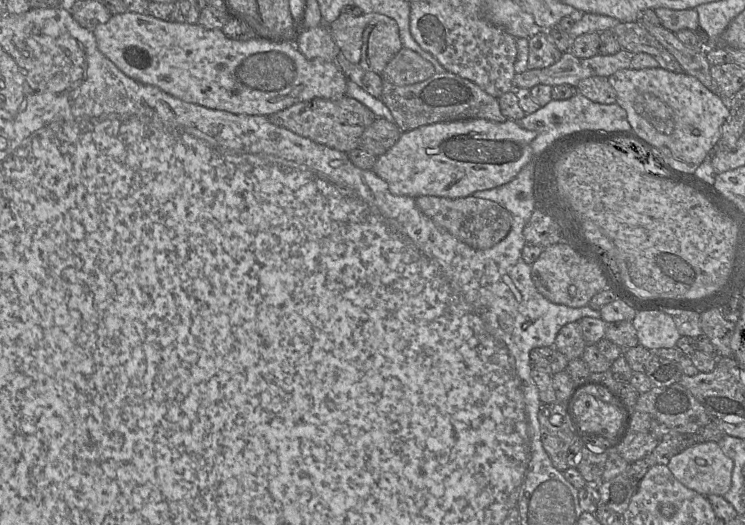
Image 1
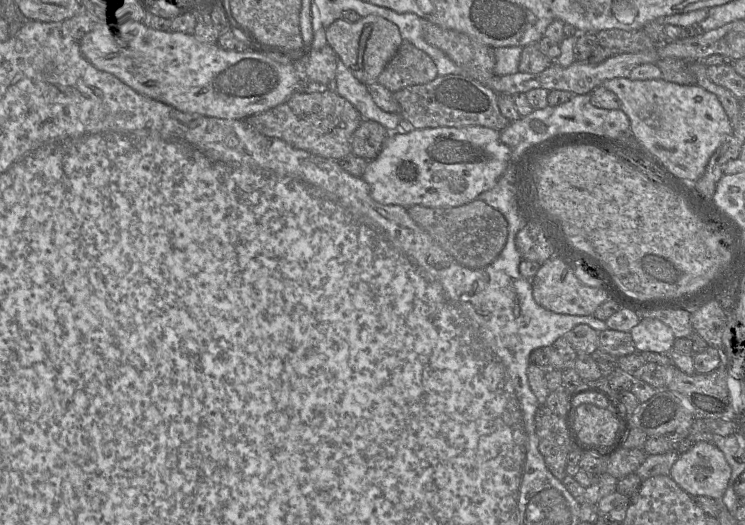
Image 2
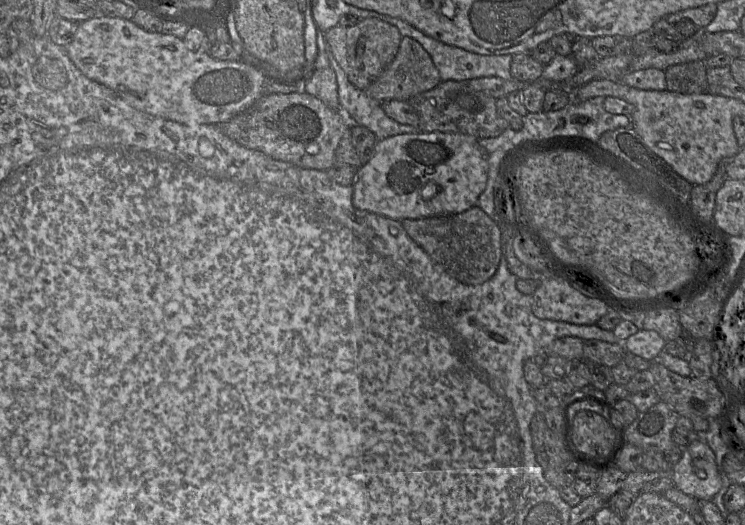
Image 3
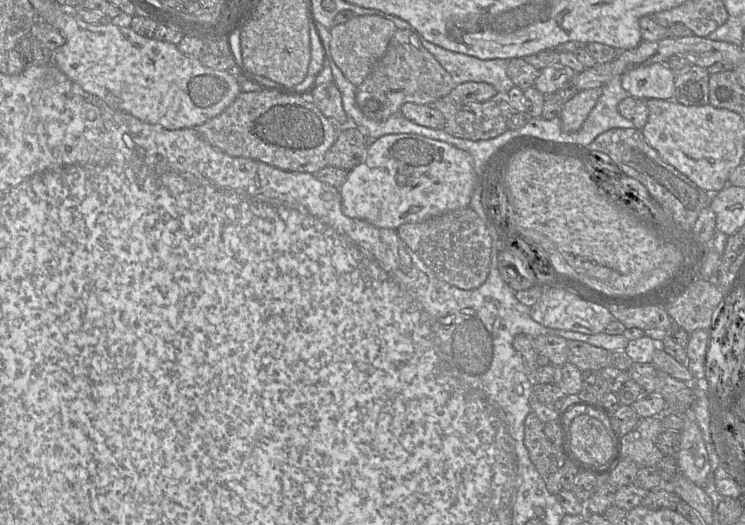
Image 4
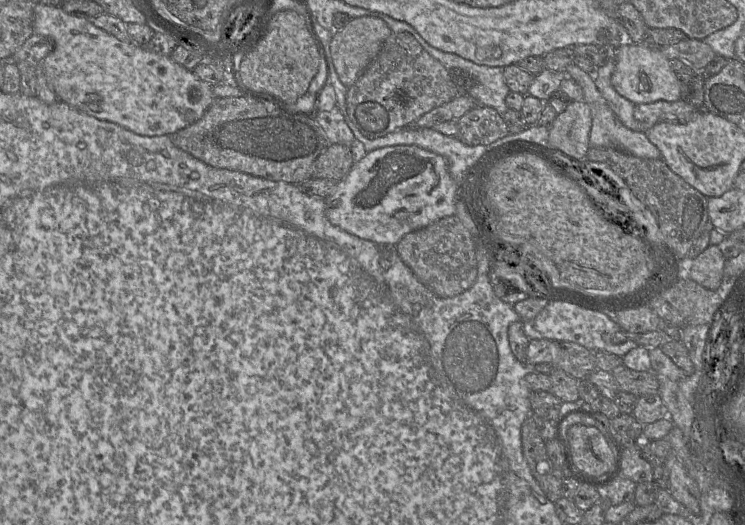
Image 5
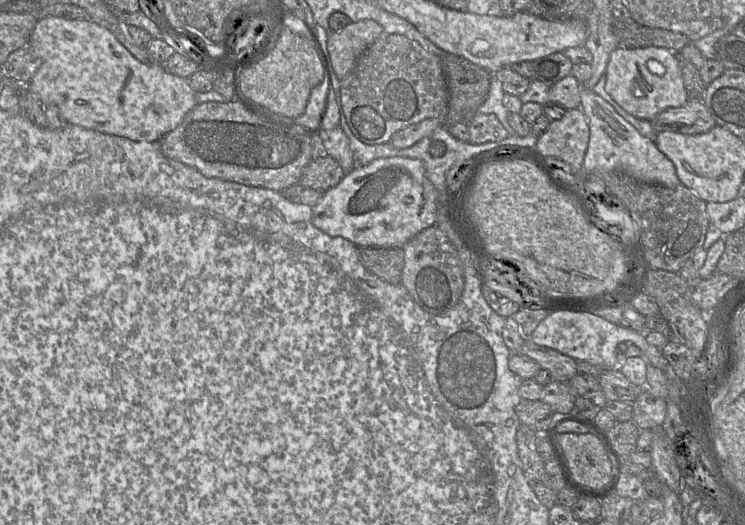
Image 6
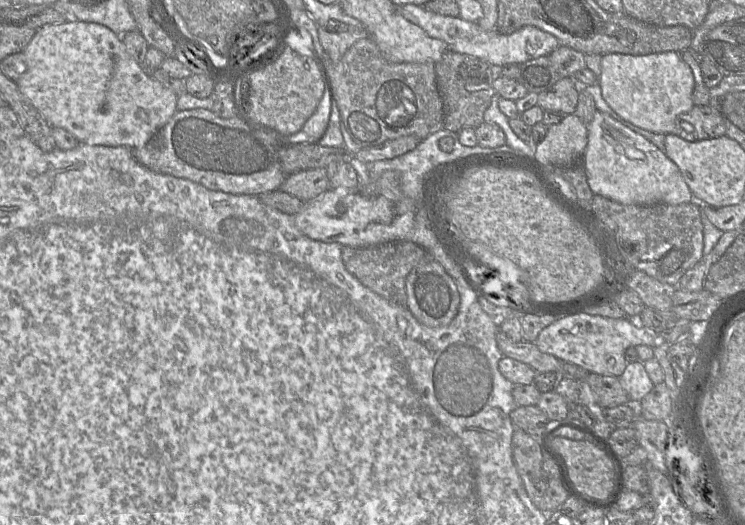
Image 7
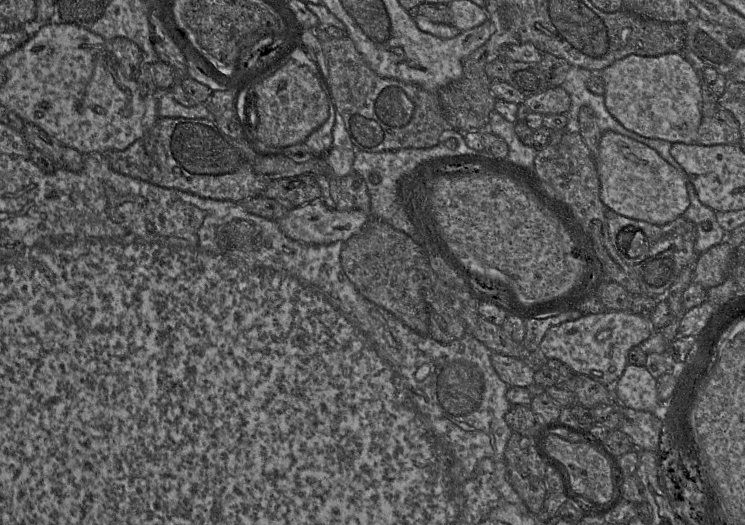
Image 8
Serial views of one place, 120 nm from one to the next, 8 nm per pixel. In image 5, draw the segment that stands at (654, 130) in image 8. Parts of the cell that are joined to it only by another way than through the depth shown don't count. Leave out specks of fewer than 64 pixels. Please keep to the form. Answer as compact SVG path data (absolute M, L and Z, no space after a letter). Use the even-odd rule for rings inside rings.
M624 41L612 51L615 69L611 77L614 89L633 104L648 104L656 101L675 102L681 98L681 82L671 68L670 60L660 48L649 44Z

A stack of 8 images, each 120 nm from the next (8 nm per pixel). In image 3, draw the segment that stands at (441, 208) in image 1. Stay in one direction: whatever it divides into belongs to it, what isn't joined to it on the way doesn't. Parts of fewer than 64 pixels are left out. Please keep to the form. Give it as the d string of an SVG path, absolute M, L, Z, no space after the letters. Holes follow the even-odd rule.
M477 205L454 215L405 219L401 223L416 244L462 283L481 284L490 279L499 266L502 257L500 226Z

